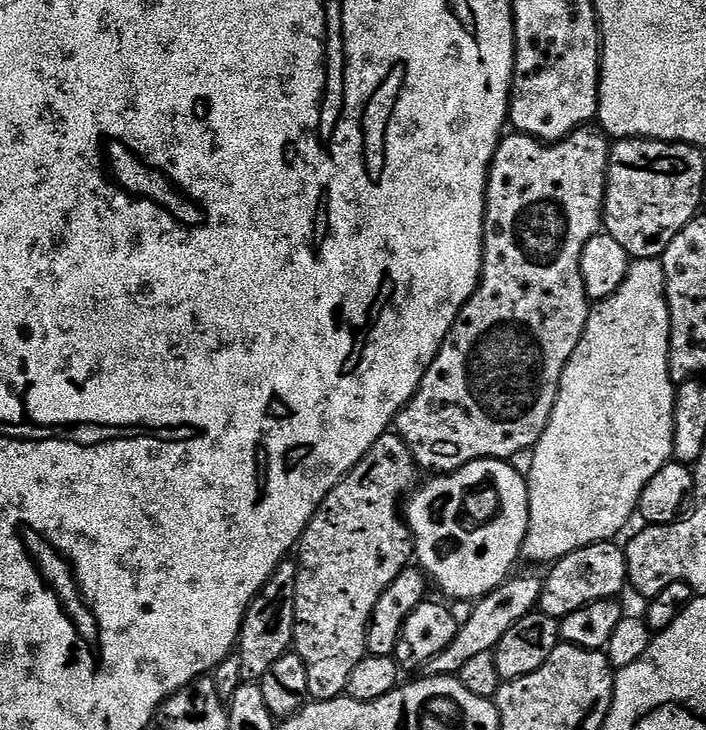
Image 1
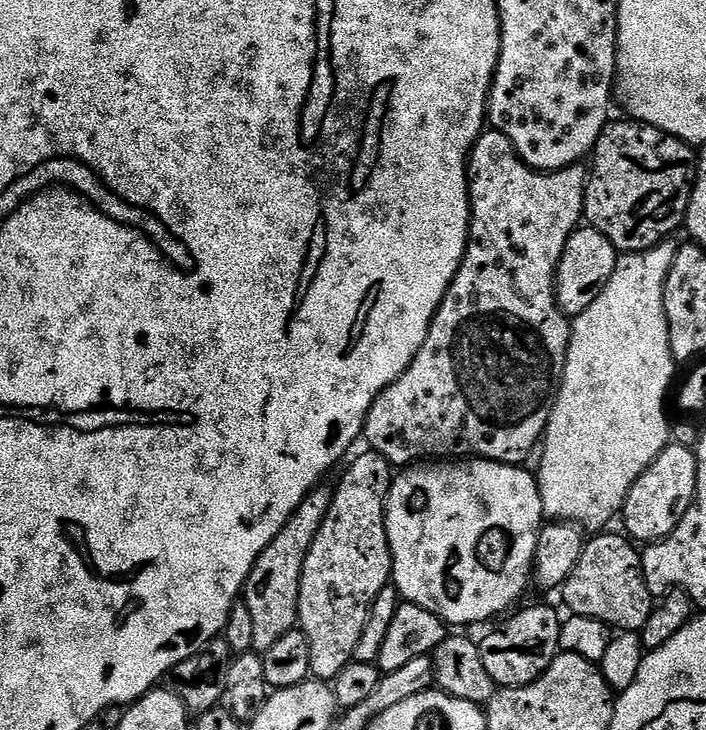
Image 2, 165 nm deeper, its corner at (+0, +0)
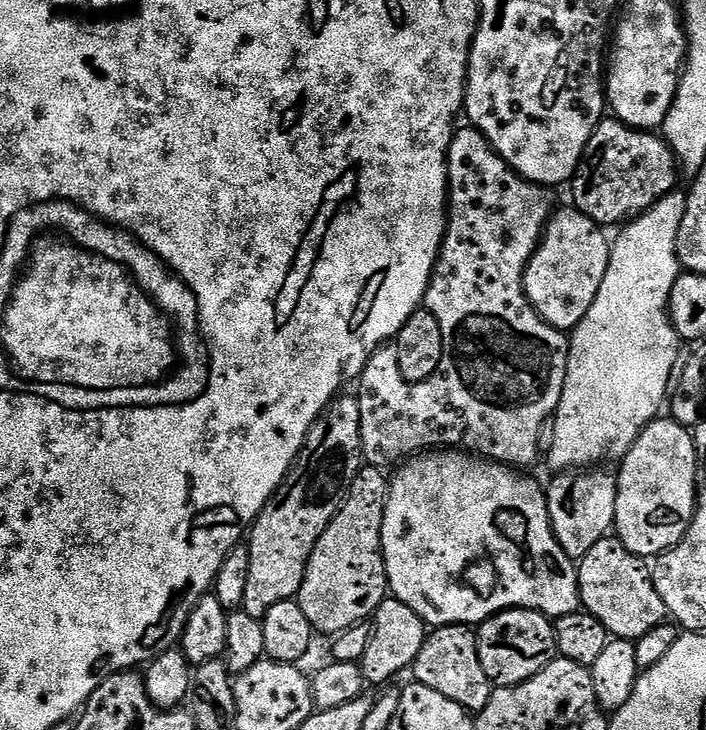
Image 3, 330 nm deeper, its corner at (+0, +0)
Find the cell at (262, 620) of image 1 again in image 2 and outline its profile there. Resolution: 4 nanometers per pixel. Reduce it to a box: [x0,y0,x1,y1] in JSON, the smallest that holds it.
[242,486,332,653]

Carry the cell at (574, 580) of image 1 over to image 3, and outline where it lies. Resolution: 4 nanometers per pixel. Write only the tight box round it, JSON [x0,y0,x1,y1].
[576,534,668,642]

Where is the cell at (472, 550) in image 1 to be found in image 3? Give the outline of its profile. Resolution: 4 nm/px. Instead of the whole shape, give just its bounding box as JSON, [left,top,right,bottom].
[382,450,581,626]

